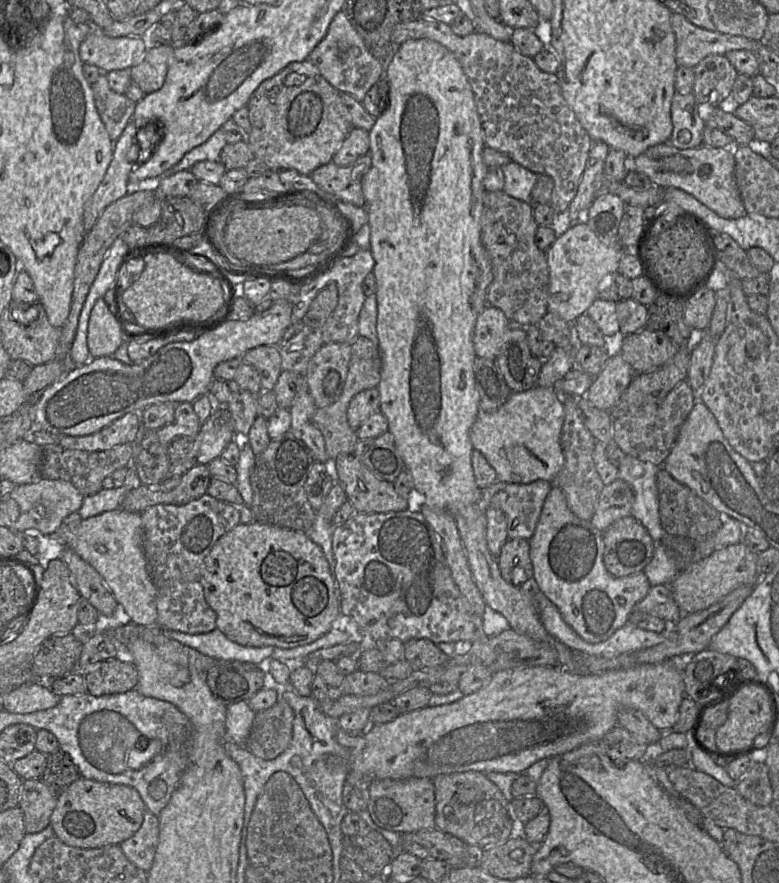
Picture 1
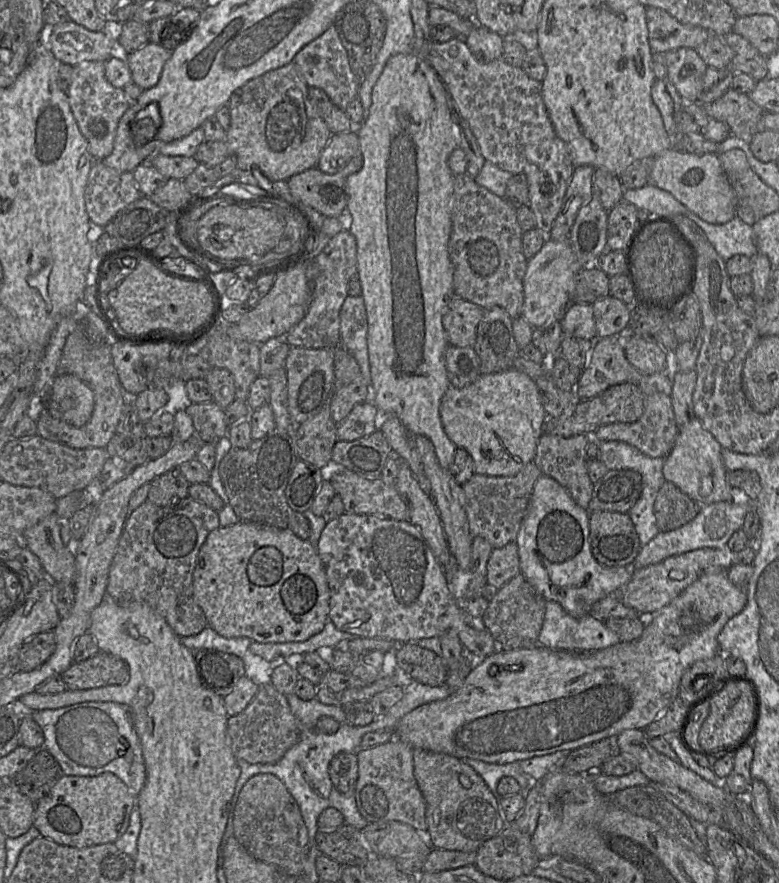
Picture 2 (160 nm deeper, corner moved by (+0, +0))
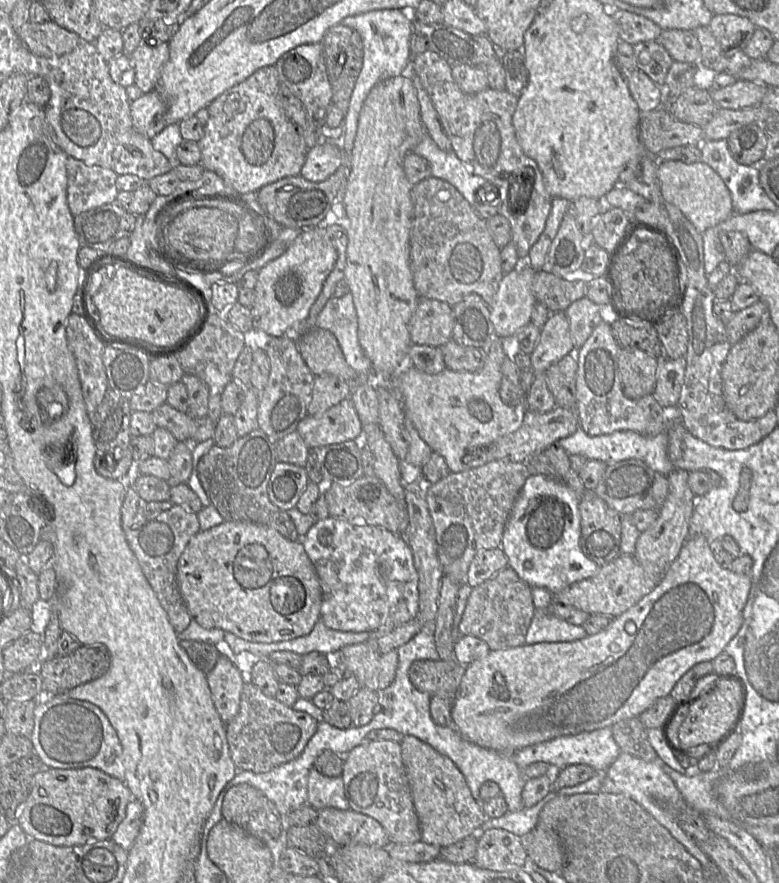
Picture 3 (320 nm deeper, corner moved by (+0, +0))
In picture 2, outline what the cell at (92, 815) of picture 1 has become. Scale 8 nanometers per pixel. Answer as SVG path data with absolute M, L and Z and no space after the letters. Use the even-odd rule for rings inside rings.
M63 774L47 795L35 803L33 826L41 836L76 848L114 843L128 828L130 815L137 808L137 796L115 774L96 776Z

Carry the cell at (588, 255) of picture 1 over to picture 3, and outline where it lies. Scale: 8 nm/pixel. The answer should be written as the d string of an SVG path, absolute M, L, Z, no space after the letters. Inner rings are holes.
M525 261L500 281L498 291L490 307L490 319L500 338L511 338L528 324L537 300L531 285L535 271Z

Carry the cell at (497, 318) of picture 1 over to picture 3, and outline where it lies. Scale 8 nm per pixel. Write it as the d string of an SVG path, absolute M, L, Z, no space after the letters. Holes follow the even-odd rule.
M420 298L409 324L413 344L440 347L452 339L452 307L442 301Z

